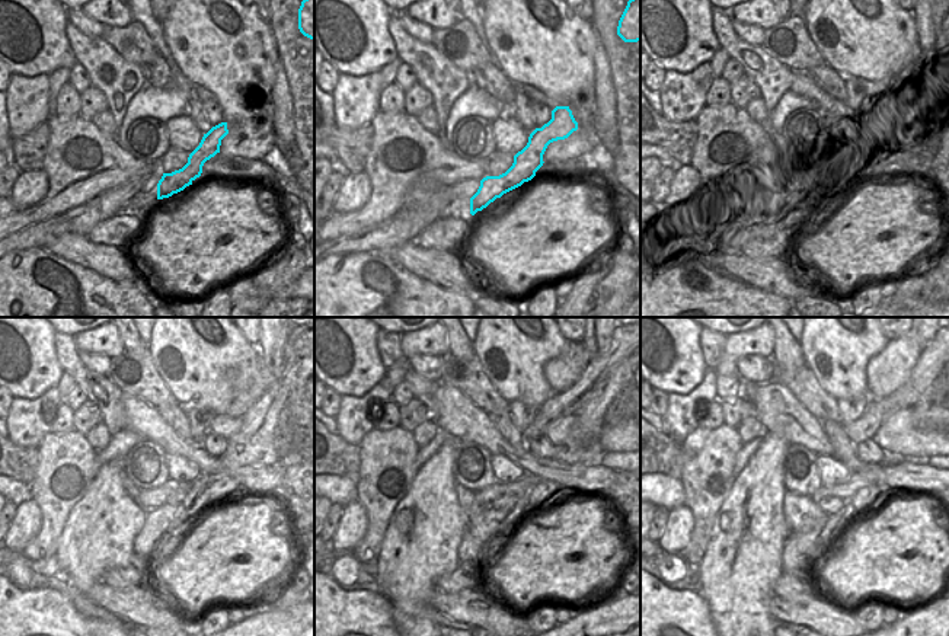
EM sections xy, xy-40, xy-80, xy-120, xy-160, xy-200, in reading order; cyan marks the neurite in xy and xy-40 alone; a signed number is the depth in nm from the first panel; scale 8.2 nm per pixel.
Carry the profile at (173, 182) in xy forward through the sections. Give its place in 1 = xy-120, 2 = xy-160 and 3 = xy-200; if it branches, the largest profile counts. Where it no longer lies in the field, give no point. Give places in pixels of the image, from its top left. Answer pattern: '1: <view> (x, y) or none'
1: xy-120 (255, 444)
2: xy-160 (581, 446)
3: xy-200 (799, 549)

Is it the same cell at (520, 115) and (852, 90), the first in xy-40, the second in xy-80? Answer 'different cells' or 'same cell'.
same cell

